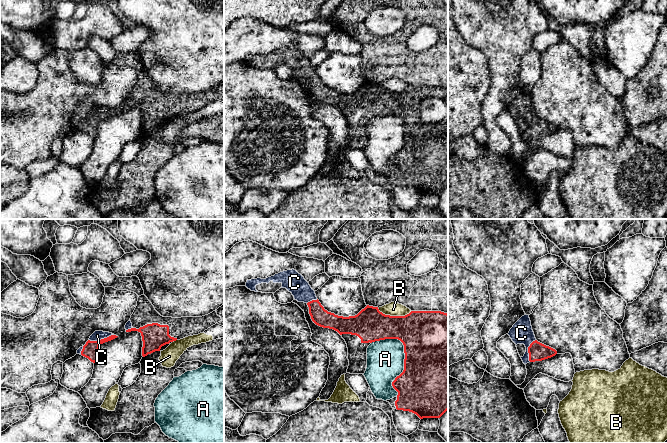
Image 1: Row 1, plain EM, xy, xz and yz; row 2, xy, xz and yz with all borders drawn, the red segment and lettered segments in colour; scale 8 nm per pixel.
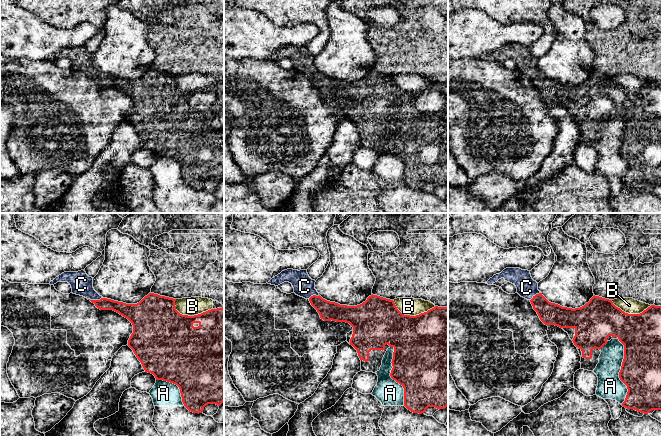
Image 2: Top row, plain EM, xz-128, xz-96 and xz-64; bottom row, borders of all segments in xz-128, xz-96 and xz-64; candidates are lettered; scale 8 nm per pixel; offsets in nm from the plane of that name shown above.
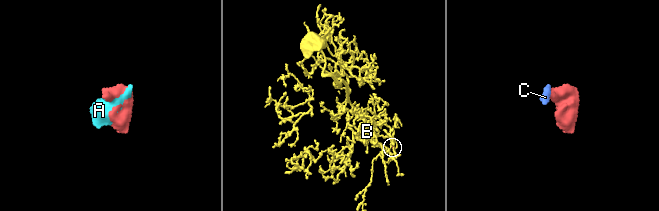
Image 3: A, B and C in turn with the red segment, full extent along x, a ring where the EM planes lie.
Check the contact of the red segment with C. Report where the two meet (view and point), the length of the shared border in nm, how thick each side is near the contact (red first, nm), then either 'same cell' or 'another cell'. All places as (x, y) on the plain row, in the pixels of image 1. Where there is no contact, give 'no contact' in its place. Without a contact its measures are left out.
meets red in xy at (101, 115); contact 200 nm long; 130 nm thick on the red side, 80 nm on the other; same cell

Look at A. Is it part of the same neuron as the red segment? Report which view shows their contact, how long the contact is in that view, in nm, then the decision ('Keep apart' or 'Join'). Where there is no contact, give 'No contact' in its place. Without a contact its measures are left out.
Touches red in xz. Shared border 500 nm. Keep apart

